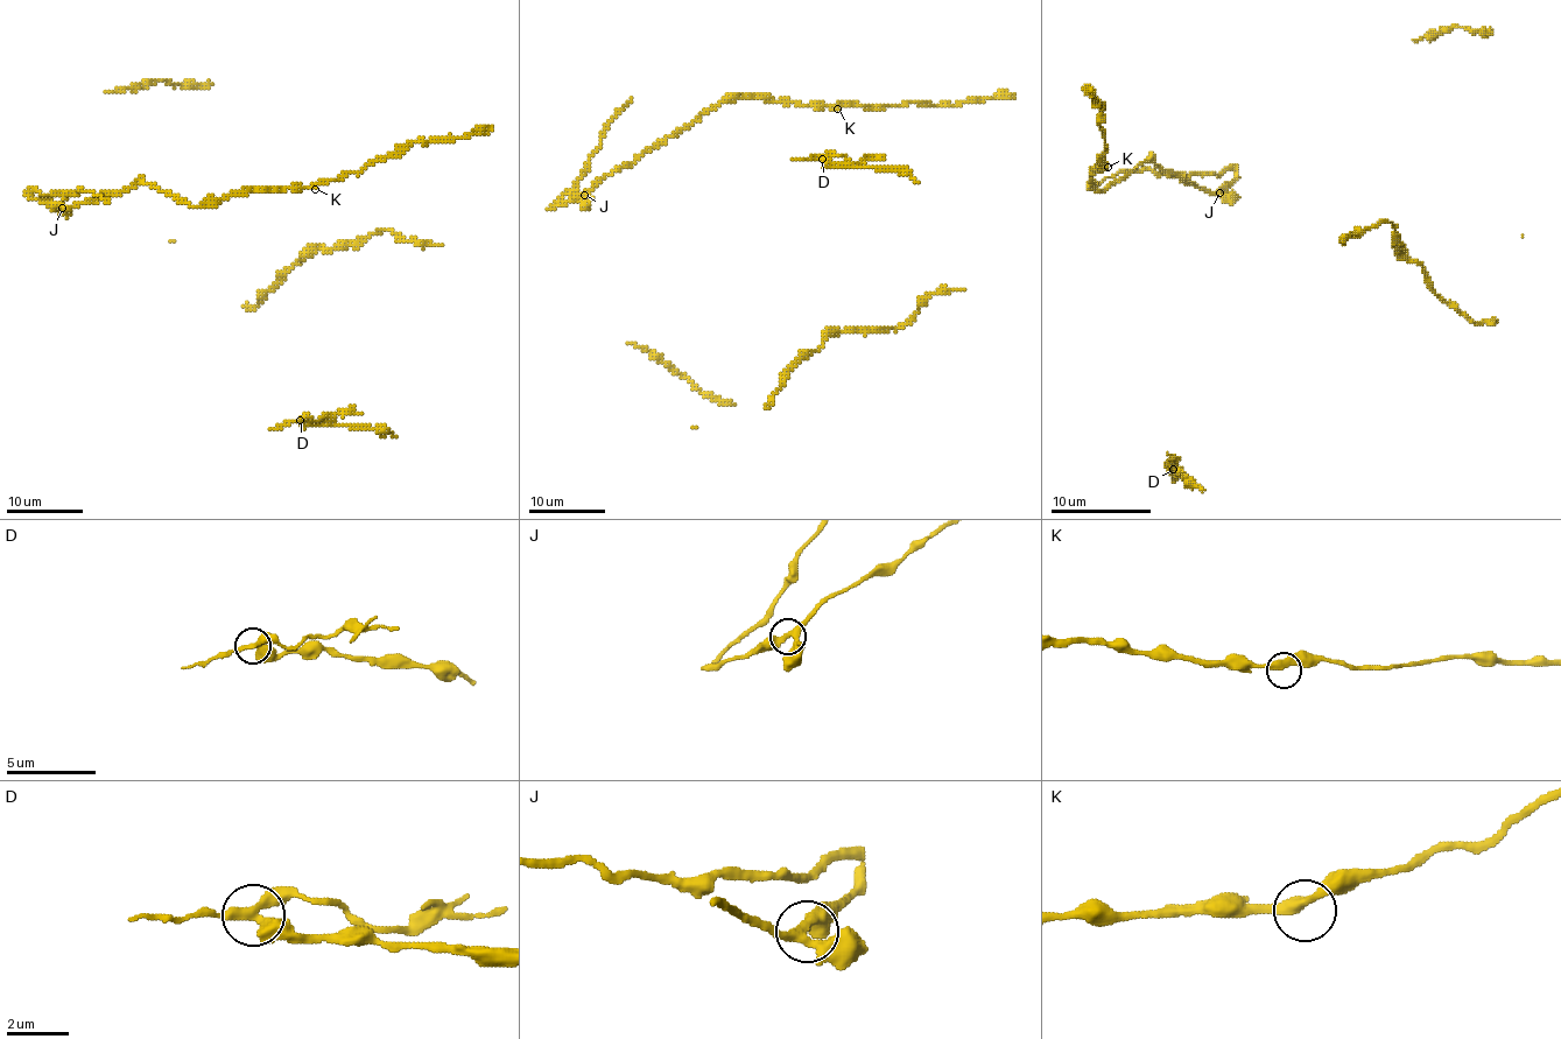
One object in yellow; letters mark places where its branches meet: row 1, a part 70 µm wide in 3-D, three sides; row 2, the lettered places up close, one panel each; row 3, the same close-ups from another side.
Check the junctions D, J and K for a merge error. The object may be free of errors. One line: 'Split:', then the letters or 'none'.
Split: D

